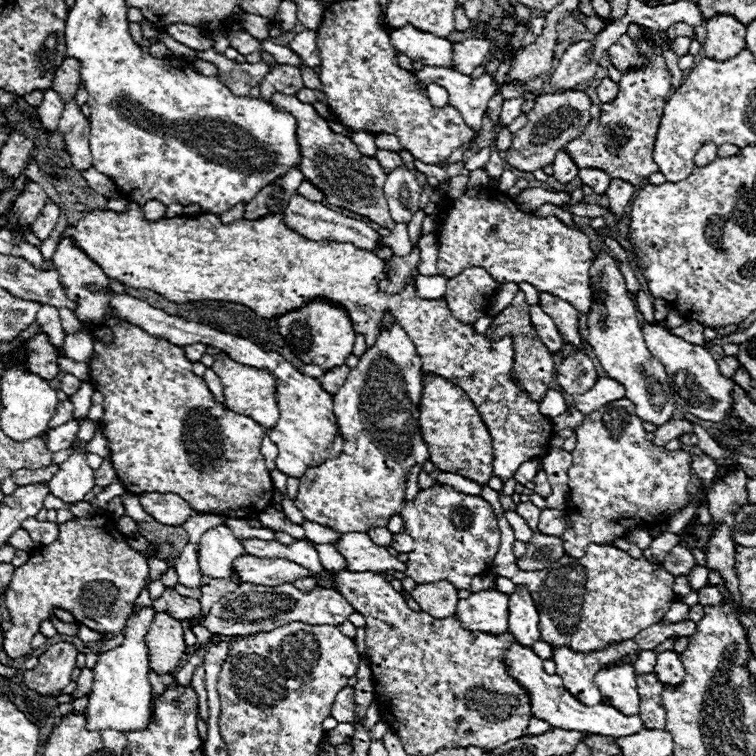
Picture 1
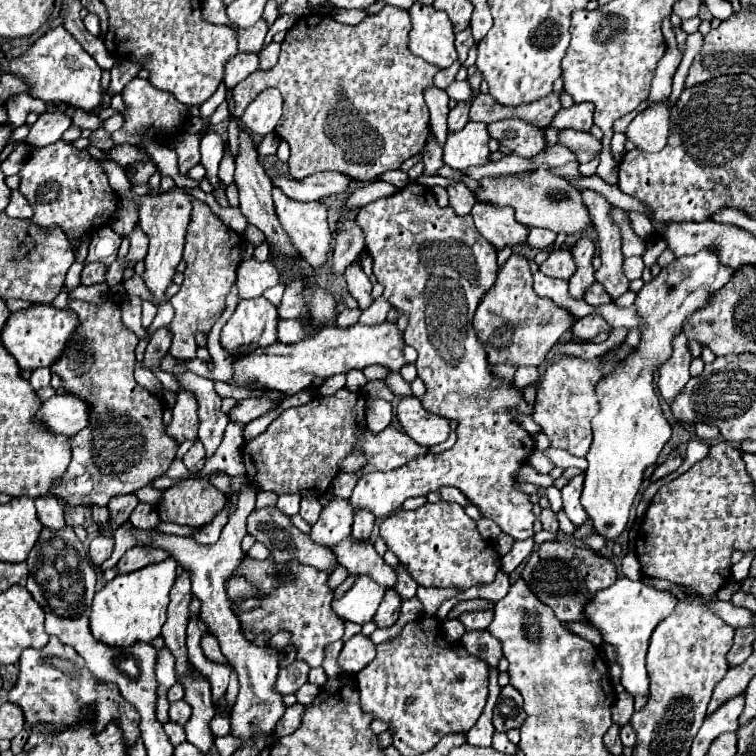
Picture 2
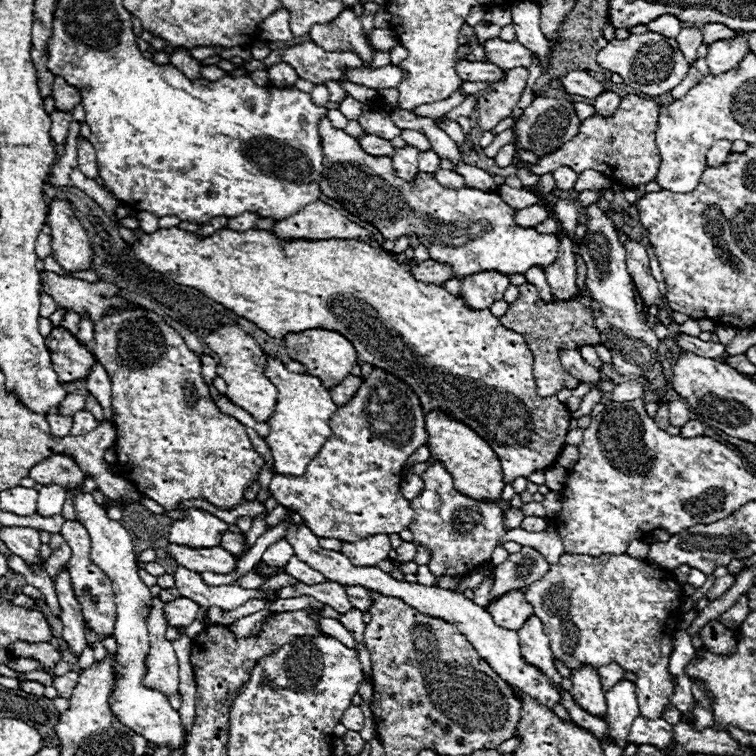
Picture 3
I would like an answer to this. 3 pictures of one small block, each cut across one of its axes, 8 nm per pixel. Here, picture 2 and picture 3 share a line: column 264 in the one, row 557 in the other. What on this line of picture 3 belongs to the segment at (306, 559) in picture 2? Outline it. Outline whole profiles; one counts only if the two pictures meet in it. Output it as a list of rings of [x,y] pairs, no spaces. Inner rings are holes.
[[[522,546],[520,552],[510,554],[506,562],[496,566],[490,600],[496,600],[510,590],[524,590],[528,584],[542,578],[548,570],[550,564],[538,550]]]

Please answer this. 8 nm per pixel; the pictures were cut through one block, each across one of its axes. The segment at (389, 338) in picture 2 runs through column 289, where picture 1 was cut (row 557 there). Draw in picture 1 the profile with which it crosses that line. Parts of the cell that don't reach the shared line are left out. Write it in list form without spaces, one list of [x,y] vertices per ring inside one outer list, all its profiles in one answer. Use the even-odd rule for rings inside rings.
[[[366,532],[342,534],[334,544],[338,552],[346,558],[352,572],[378,572],[378,570],[400,570],[405,572],[406,564],[392,556],[384,546],[370,540]]]

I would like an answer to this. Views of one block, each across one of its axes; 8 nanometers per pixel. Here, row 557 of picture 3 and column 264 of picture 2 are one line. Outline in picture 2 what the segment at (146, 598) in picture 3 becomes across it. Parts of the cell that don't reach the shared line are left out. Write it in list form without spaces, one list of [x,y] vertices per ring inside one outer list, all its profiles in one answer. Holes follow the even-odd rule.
[[[268,88],[252,100],[252,104],[244,110],[240,122],[250,132],[266,136],[274,132],[280,116],[282,116],[282,96],[278,90]]]

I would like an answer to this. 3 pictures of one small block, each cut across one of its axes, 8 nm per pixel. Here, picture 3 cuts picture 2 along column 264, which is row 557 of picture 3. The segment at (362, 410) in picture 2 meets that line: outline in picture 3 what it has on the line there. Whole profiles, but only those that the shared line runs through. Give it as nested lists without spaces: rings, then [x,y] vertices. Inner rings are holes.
[[[434,462],[422,474],[422,480],[424,490],[418,494],[418,498],[410,500],[414,510],[410,530],[414,530],[414,544],[430,550],[430,572],[436,578],[464,576],[490,562],[490,554],[496,548],[496,542],[506,534],[500,506],[496,502],[474,500],[460,494],[452,484],[452,476],[440,462]]]

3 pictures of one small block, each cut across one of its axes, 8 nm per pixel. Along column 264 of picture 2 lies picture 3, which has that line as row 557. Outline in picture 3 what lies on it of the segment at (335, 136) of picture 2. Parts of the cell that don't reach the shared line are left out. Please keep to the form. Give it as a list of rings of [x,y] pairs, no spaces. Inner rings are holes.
[[[66,520],[60,534],[66,540],[66,544],[72,548],[72,558],[68,562],[68,574],[70,574],[74,596],[80,602],[80,610],[84,614],[86,626],[96,634],[110,636],[114,630],[114,622],[116,622],[116,604],[114,604],[112,582],[96,564],[90,562],[90,536],[88,536],[86,528],[76,520]]]

